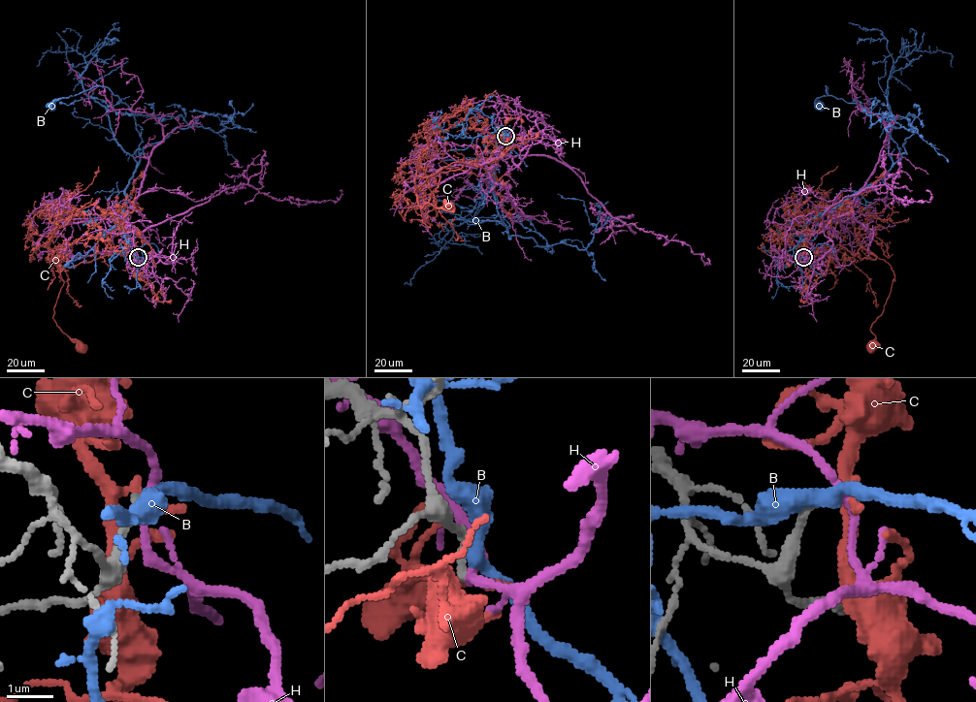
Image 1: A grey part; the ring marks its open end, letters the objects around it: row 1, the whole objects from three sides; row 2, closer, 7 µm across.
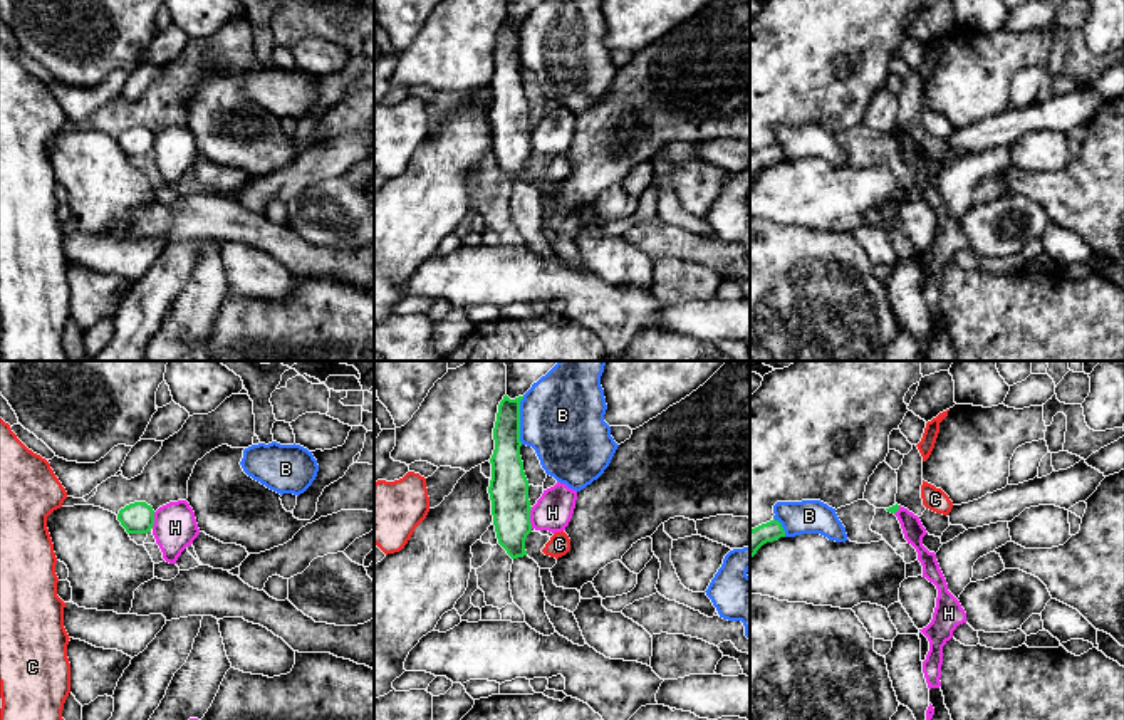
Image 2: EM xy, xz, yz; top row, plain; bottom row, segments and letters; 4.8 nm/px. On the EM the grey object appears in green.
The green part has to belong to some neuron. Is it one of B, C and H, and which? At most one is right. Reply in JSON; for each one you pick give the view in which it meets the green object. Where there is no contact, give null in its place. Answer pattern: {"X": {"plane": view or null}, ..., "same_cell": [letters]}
{"same_cell": []}

